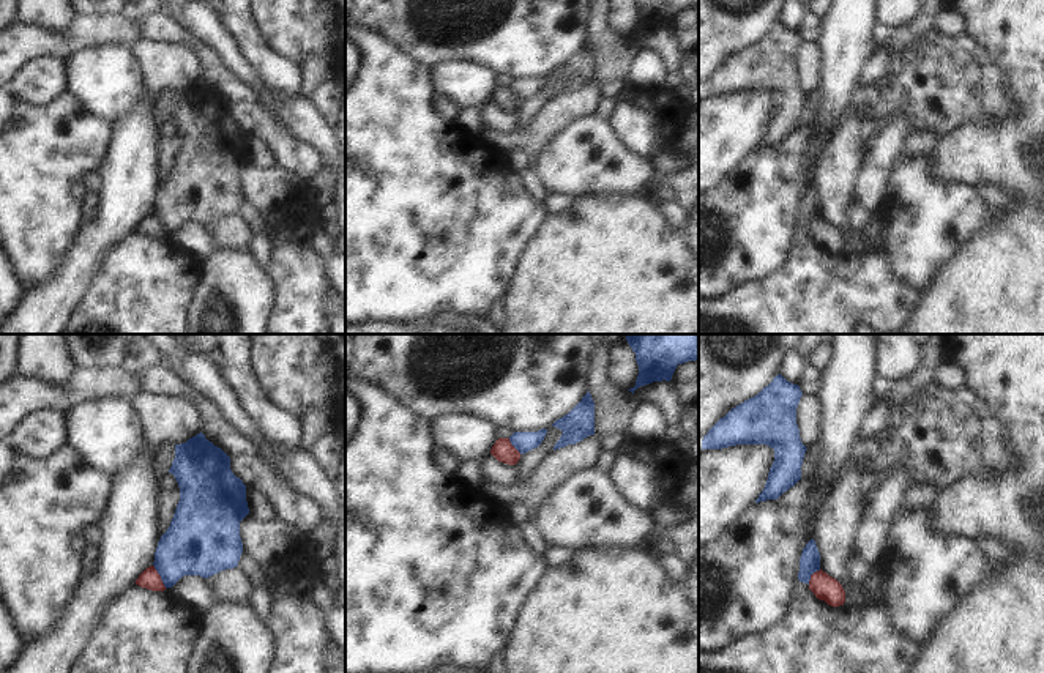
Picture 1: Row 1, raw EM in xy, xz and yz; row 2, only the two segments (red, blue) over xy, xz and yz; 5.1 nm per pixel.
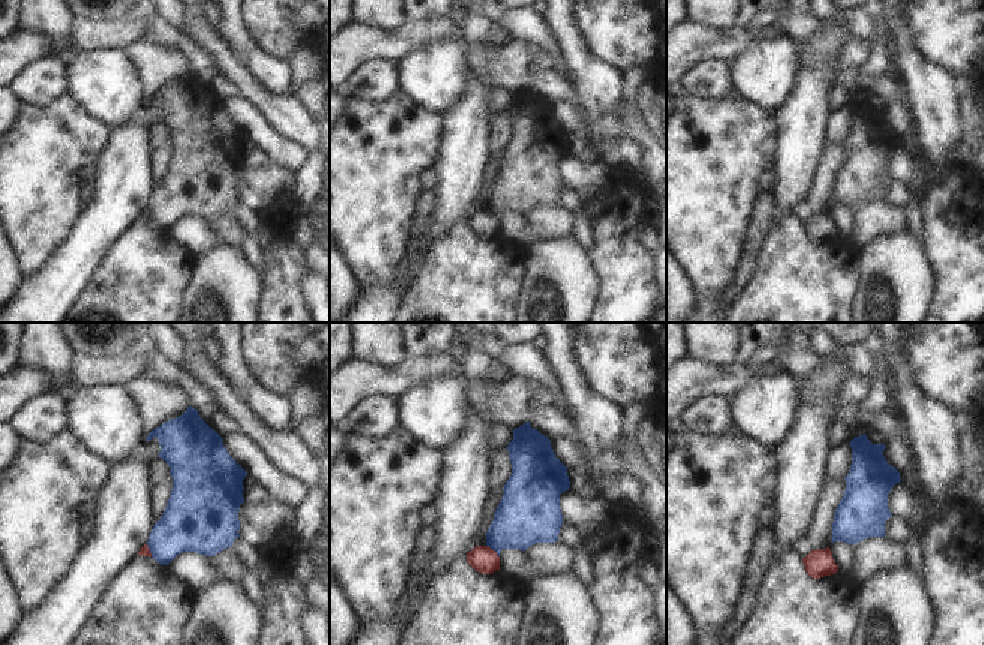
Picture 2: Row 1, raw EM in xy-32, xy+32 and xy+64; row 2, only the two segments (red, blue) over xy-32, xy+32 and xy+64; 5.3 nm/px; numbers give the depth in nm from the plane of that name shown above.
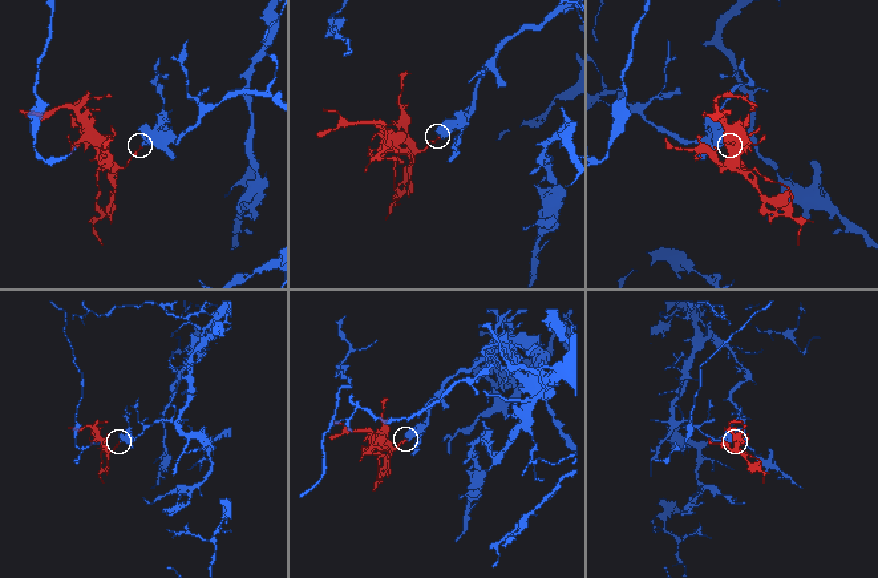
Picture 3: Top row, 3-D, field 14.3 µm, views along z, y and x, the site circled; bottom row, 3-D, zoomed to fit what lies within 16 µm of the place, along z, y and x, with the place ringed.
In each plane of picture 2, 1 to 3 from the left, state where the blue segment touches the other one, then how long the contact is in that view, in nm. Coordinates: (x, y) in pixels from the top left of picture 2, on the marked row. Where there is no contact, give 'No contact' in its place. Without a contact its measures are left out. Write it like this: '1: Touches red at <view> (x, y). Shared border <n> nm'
1: Touches red at xy-32 (149, 551). Shared border 70 nm
2: Touches red at xy+32 (494, 551). Shared border 100 nm
3: No contact

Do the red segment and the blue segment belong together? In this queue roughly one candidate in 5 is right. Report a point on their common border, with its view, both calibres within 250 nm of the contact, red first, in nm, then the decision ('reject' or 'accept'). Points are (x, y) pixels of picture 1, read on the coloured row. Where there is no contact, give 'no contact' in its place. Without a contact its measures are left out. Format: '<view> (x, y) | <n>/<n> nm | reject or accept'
xy (160, 576) | 100/320 nm | reject

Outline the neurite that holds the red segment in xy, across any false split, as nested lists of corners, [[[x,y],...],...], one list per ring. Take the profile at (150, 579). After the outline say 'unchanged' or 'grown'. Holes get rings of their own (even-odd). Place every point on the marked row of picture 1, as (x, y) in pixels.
[[[155,566],[147,567],[136,580],[136,585],[151,589],[151,591],[164,591],[166,589],[164,583],[161,580],[161,575],[155,569]]]; unchanged

